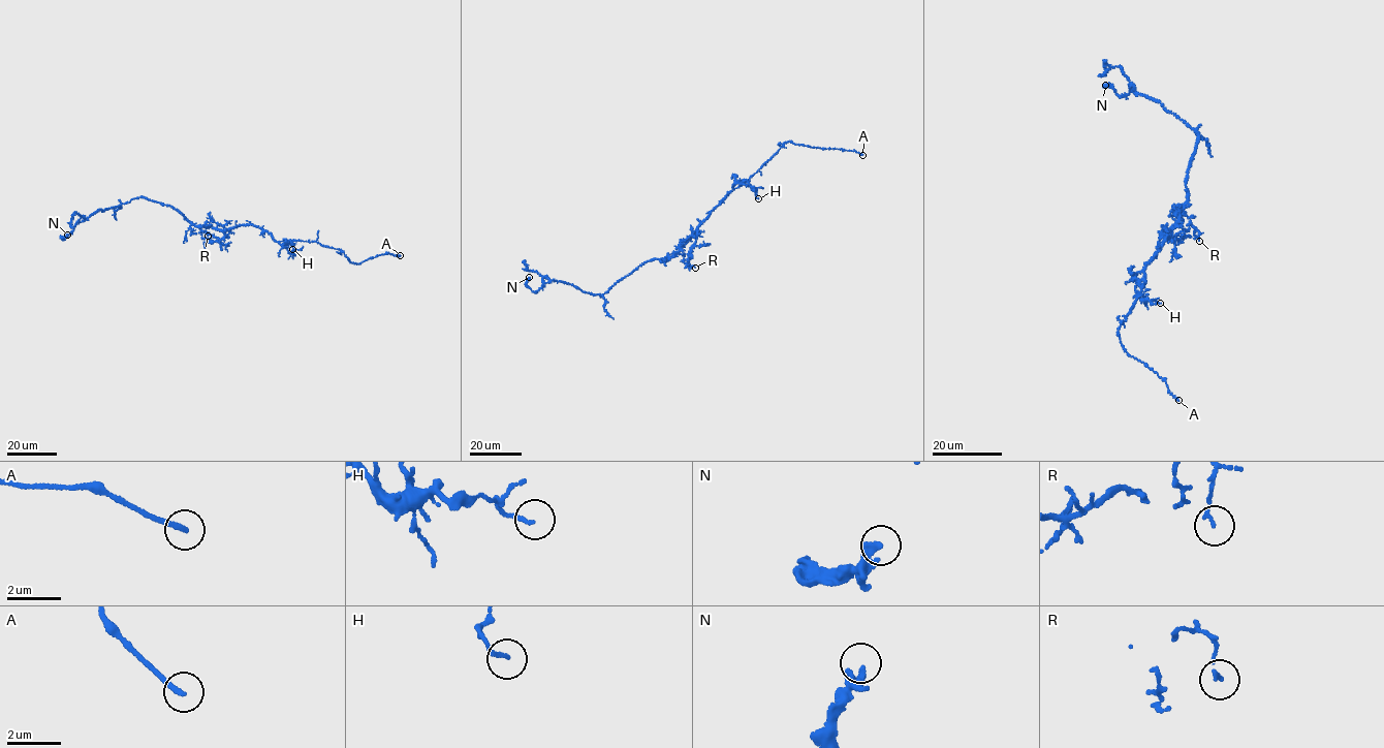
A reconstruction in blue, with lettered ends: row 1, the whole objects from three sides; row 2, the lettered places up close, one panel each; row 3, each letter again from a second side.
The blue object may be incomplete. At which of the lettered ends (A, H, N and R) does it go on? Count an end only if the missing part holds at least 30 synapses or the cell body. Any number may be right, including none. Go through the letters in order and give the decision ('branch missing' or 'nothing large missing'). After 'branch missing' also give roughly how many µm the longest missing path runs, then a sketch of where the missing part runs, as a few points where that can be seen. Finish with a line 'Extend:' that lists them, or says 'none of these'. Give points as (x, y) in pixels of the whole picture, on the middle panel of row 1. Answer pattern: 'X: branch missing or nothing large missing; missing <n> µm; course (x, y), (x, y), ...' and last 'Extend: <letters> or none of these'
A: branch missing; missing 20 µm; course (862, 155), (874, 159), (899, 157), (902, 153)
H: nothing large missing
N: nothing large missing
R: nothing large missing
Extend: A

